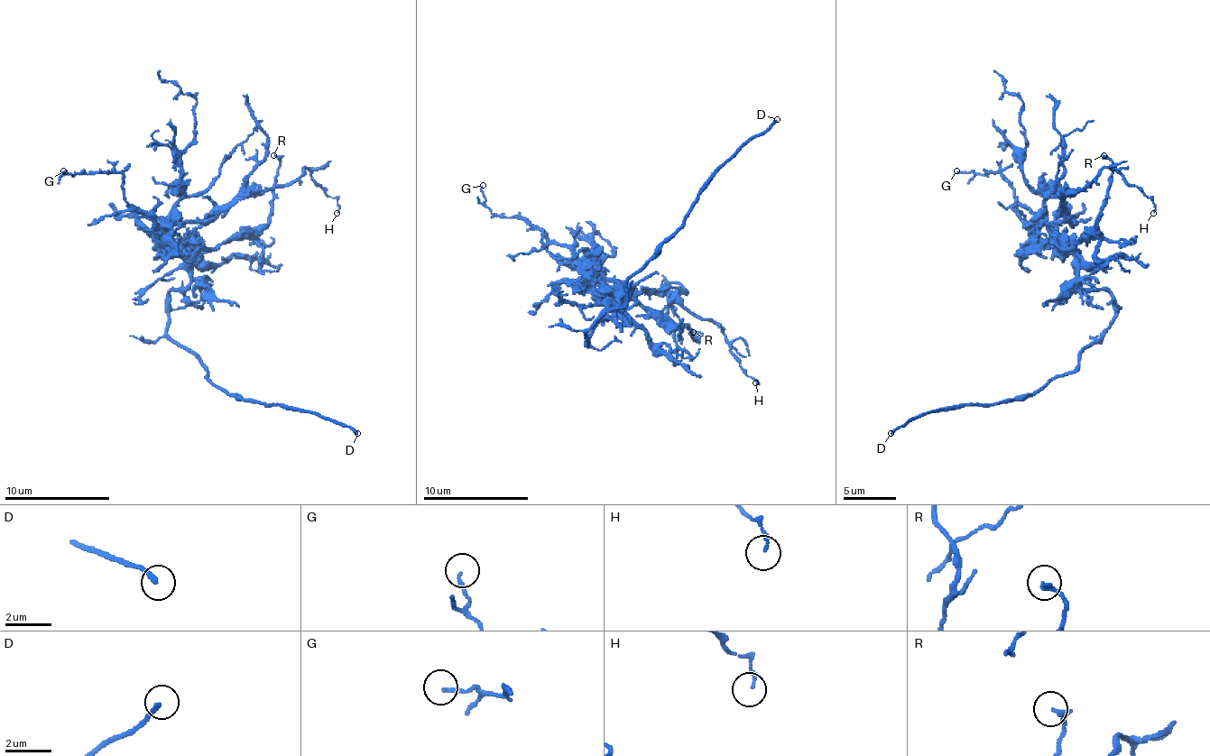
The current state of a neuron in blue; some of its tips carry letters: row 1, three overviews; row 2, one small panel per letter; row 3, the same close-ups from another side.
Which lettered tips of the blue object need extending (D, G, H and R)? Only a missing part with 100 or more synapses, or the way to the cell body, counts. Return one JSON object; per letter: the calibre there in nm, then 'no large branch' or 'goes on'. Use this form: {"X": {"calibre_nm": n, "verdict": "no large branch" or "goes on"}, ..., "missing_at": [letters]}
{"D": {"calibre_nm": 200, "verdict": "goes on"}, "G": {"calibre_nm": 140, "verdict": "no large branch"}, "H": {"calibre_nm": 130, "verdict": "no large branch"}, "R": {"calibre_nm": 240, "verdict": "no large branch"}, "missing_at": ["D"]}

